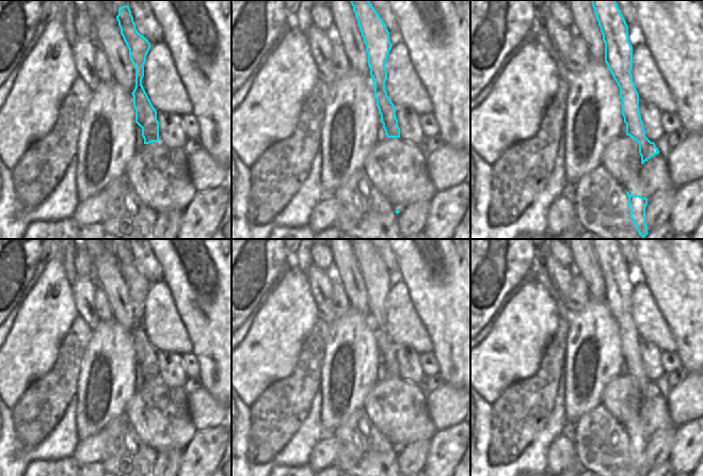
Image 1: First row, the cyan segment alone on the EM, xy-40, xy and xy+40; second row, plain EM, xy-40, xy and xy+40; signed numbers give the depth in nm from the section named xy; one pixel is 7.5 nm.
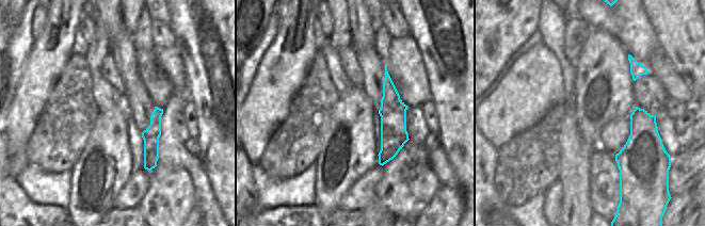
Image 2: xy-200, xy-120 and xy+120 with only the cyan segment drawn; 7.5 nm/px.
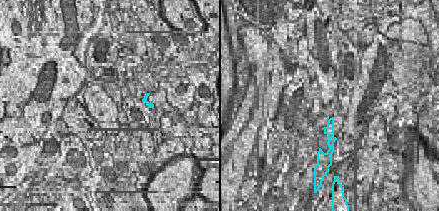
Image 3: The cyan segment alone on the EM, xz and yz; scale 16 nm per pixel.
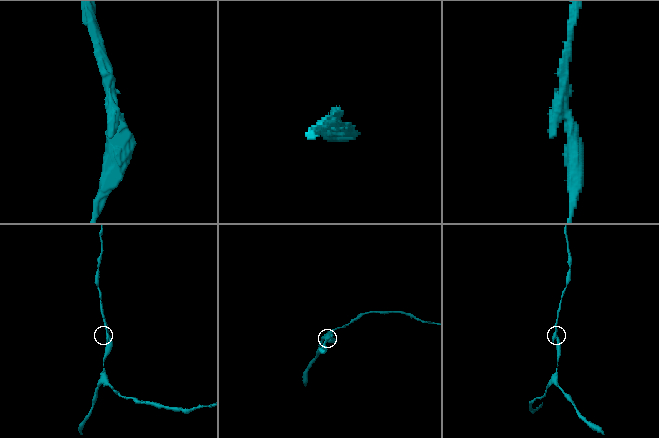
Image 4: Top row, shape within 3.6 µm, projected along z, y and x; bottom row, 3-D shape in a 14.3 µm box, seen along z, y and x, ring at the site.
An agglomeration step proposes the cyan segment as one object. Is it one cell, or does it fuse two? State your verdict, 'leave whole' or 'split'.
leave whole

